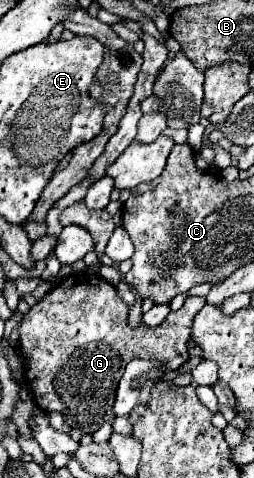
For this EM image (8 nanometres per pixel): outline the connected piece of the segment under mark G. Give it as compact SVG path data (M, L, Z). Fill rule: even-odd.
M67 275L61 279L27 315L23 315L19 327L19 345L17 349L27 357L25 363L25 383L31 389L33 401L41 411L51 413L57 411L65 417L65 421L85 433L95 433L103 423L115 419L113 403L117 383L125 371L125 365L133 359L151 359L161 361L167 369L175 371L187 359L187 339L191 337L191 321L205 305L205 297L189 297L179 311L171 311L167 319L159 327L131 327L127 323L129 307L119 299L117 289L105 279L91 275Z

